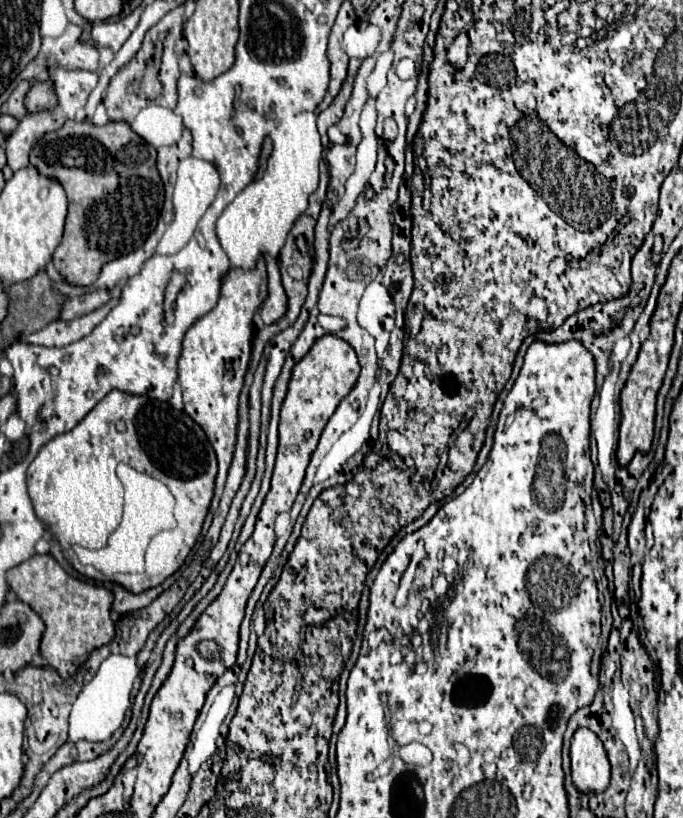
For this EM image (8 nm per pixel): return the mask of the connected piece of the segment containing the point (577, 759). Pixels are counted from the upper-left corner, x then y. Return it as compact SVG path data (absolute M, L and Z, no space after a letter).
M579 728L571 740L573 784L584 794L602 793L609 786L611 766L603 742L589 728Z

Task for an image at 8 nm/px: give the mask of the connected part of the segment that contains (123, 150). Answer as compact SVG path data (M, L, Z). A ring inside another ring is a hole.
M69 120L59 130L45 134L43 140L33 146L31 164L43 176L57 178L65 186L69 198L65 234L53 254L53 264L67 282L79 286L95 284L95 280L99 278L99 268L103 268L105 262L131 254L155 230L165 200L163 180L159 176L155 156L157 150L147 144L139 134L135 134L127 122L109 122L99 128L91 122Z

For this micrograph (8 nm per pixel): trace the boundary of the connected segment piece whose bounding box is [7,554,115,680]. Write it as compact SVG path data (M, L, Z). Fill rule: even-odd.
M35 554L33 558L11 568L7 572L7 582L11 590L43 618L47 630L41 640L41 656L61 674L61 678L69 680L75 676L79 666L95 648L101 648L115 638L115 624L111 620L111 592L103 586L69 576L51 554Z

